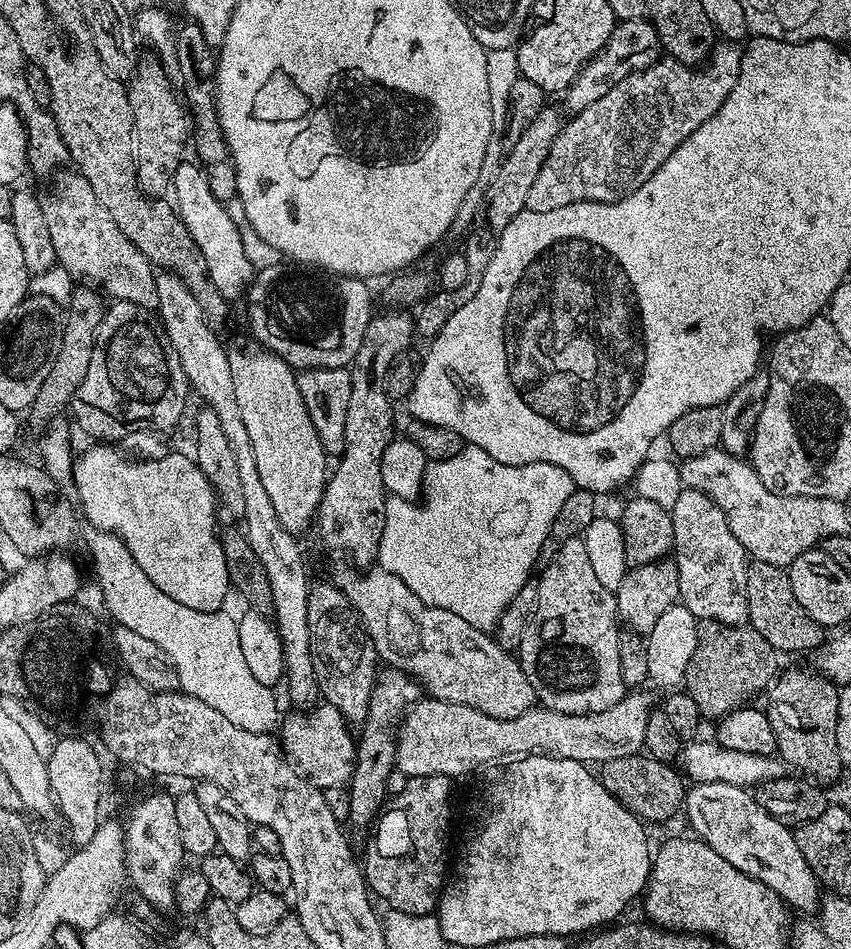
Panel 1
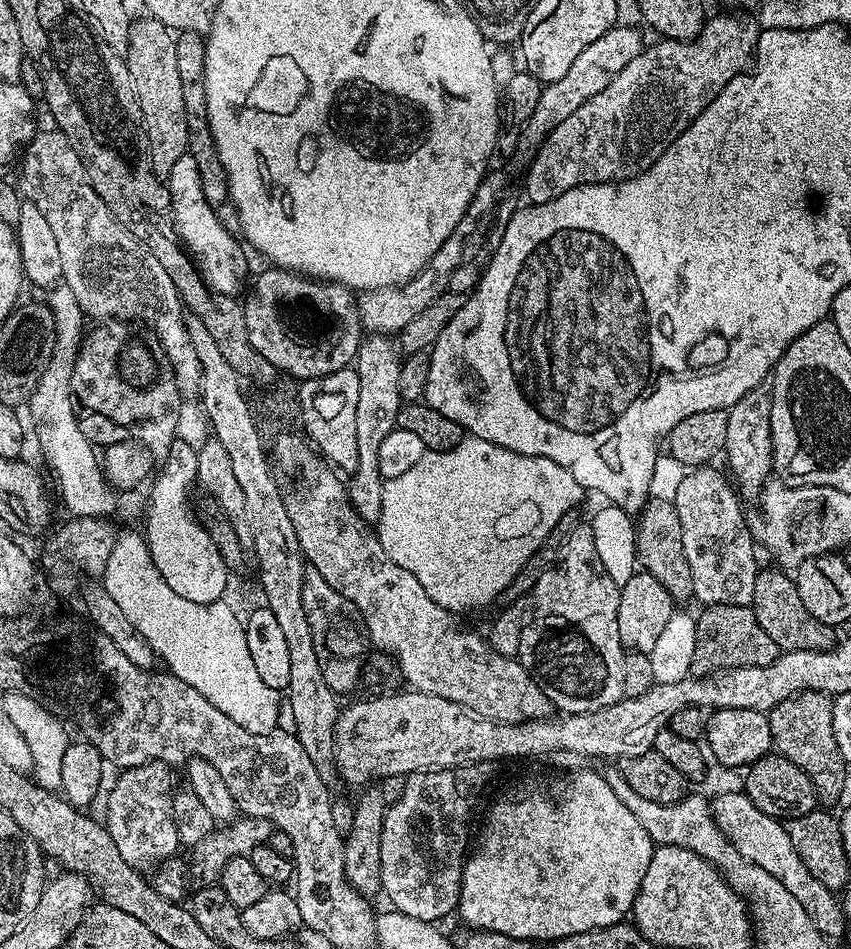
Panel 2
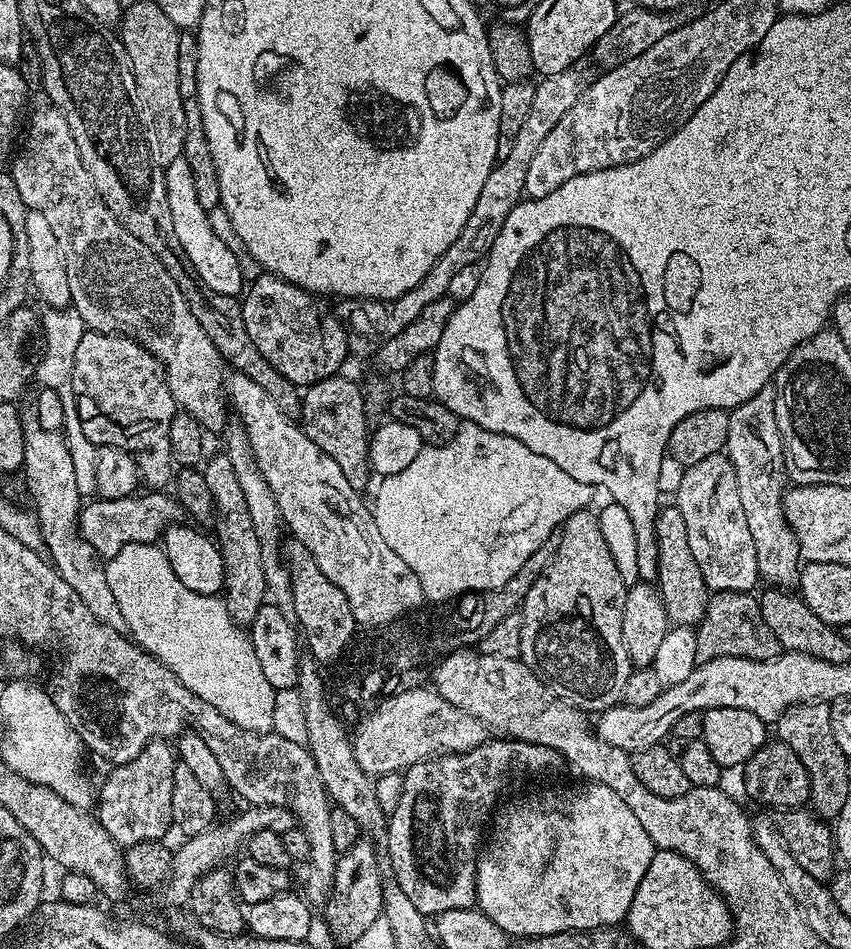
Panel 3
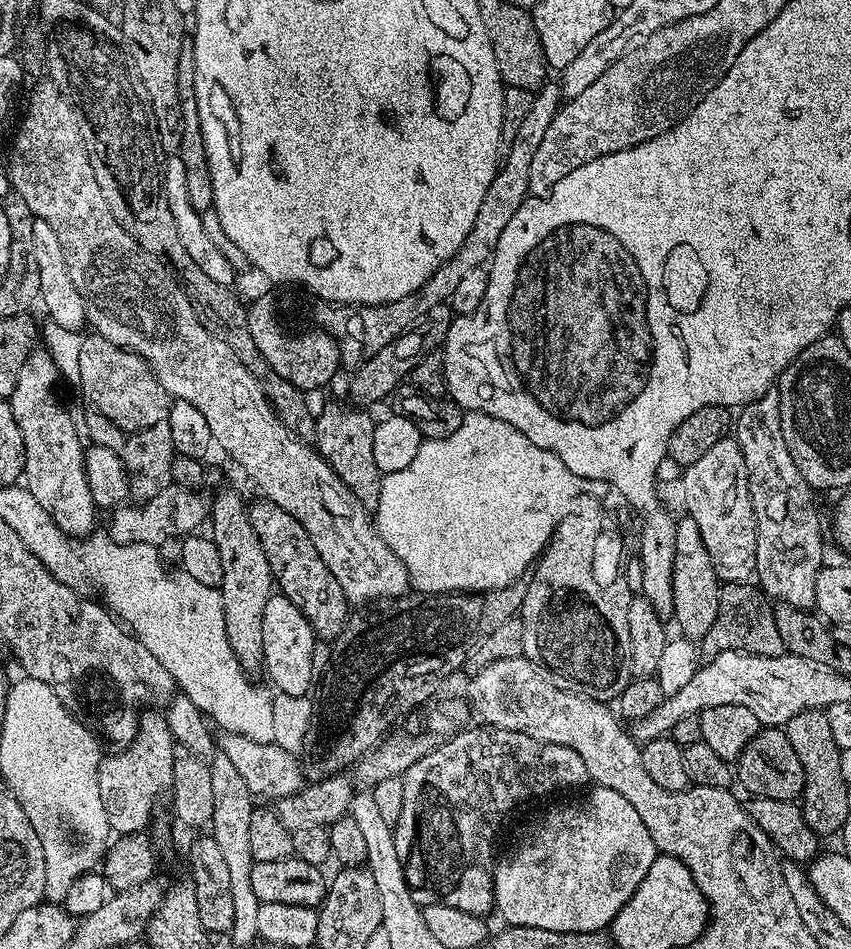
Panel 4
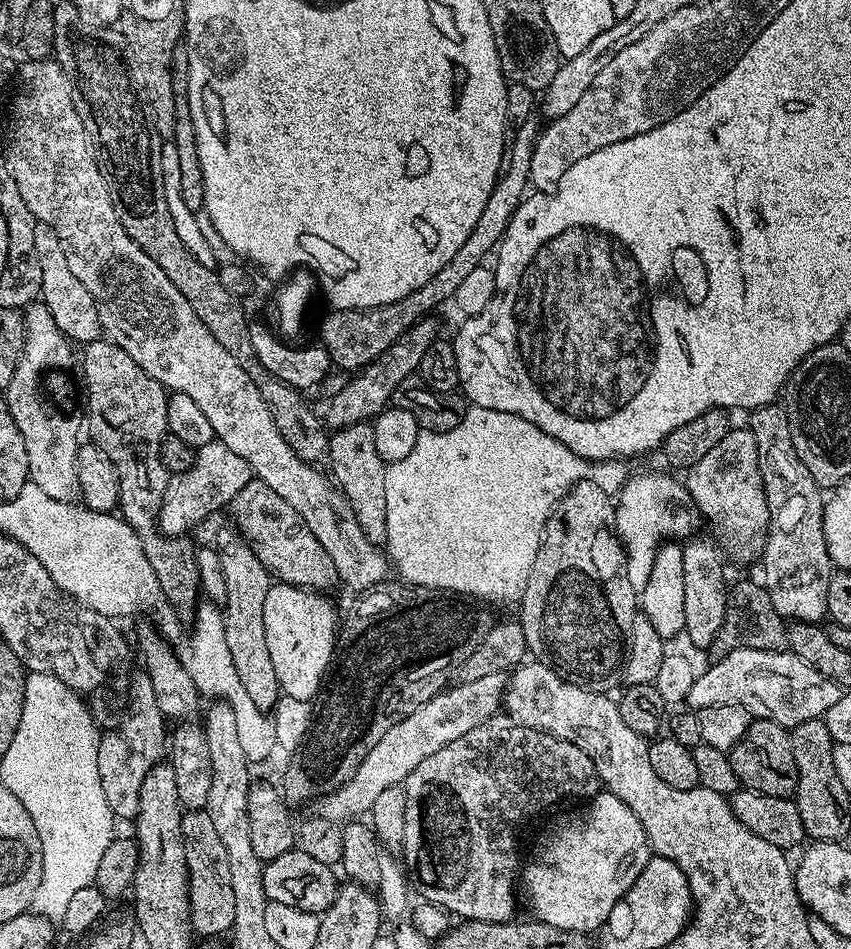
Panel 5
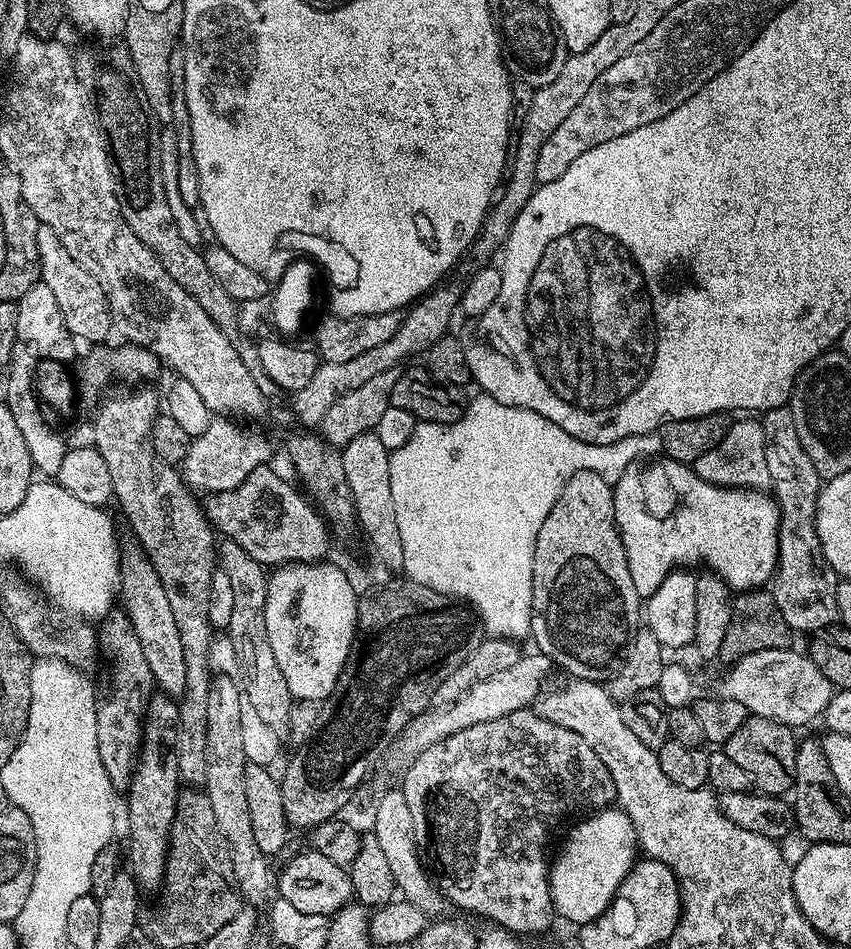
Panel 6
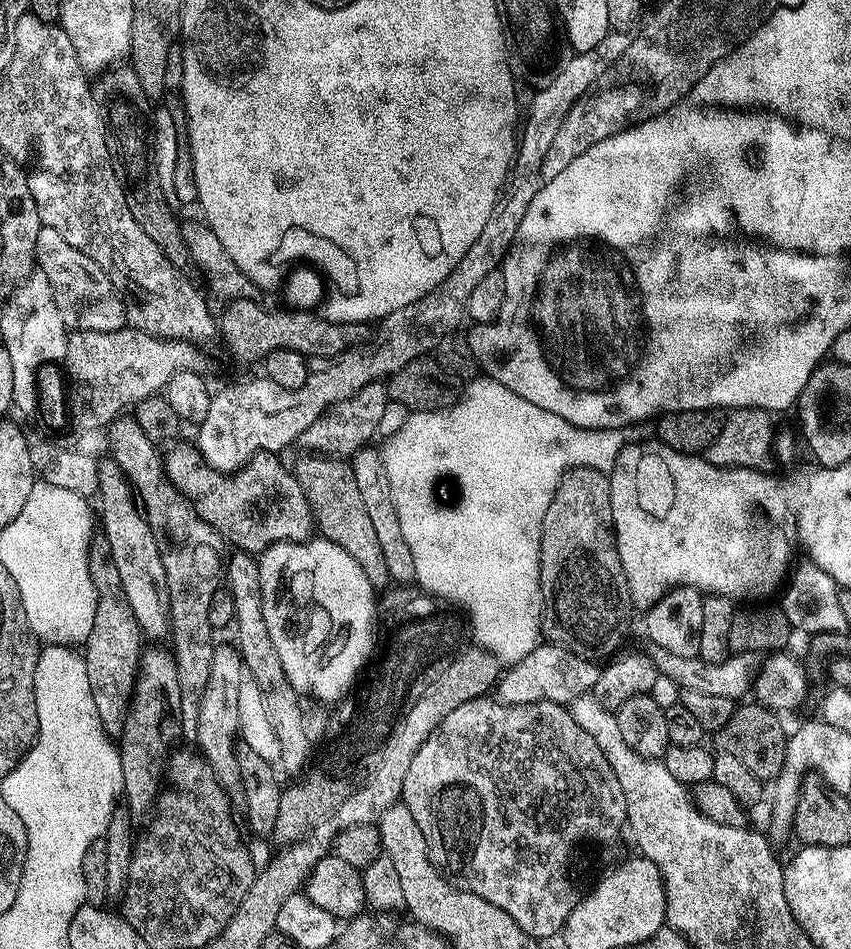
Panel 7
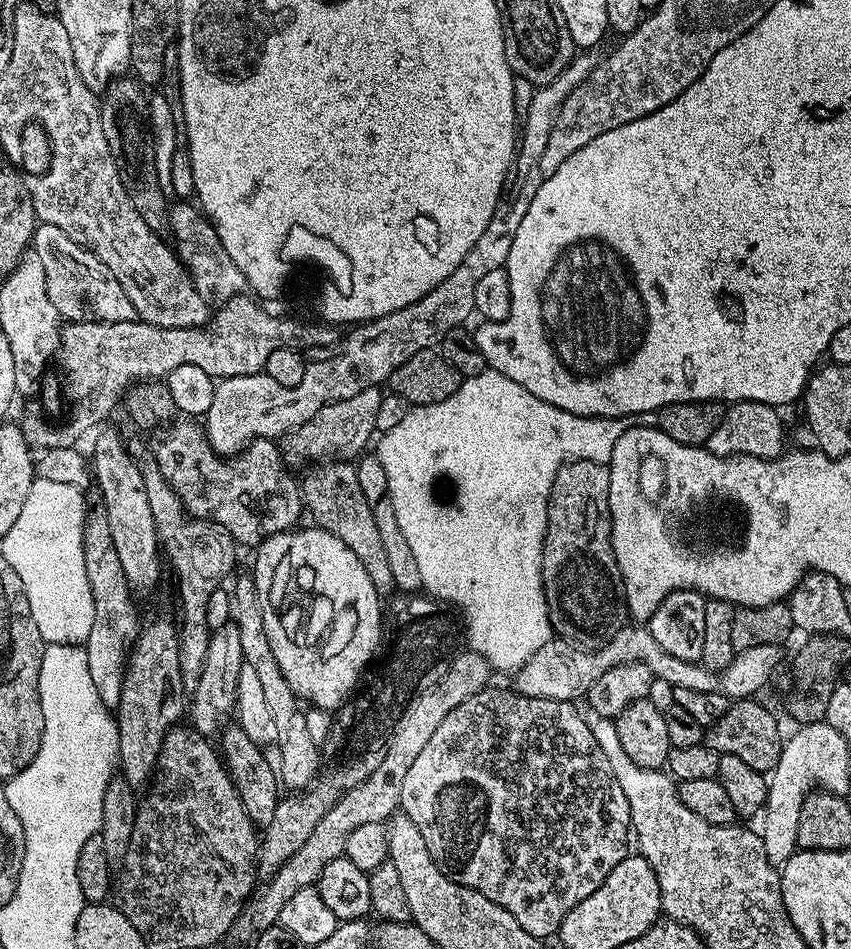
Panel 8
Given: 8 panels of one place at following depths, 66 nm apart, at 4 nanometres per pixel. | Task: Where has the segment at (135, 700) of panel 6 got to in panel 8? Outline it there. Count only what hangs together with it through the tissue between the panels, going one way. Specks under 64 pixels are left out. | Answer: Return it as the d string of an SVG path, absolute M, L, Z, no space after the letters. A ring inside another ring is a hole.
M95 507L87 509L82 534L86 578L90 582L90 594L96 600L94 623L90 625L90 634L82 647L86 650L86 662L90 662L90 679L94 681L94 690L98 690L98 698L102 698L105 707L112 710L122 698L128 653L140 634L142 619L136 613L137 601L132 587L126 582L126 574L122 574L122 562L118 559L114 538L110 538L110 522L106 519L103 507Z

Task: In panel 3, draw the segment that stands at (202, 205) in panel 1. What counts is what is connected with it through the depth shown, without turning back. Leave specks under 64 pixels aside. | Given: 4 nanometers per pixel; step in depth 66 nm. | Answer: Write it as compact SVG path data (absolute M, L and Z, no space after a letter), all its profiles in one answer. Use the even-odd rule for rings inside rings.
M182 158L170 162L170 166L163 169L162 179L166 186L175 237L178 238L179 245L182 246L193 270L208 289L218 294L237 297L246 284L242 278L241 266L238 265L234 254L215 237L214 230L210 227L208 212L198 203L198 194L194 189L194 174L190 166Z

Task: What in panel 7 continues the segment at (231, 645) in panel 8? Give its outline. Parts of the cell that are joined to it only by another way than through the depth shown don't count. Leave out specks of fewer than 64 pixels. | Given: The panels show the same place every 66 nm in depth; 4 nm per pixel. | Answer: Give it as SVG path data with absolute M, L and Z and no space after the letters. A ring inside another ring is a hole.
M217 646L214 662L210 662L210 679L206 682L206 694L202 694L202 710L198 710L198 730L195 743L200 744L203 759L207 760L216 781L226 793L229 801L241 799L239 764L236 757L239 726L238 690L241 681L240 653L235 647Z

